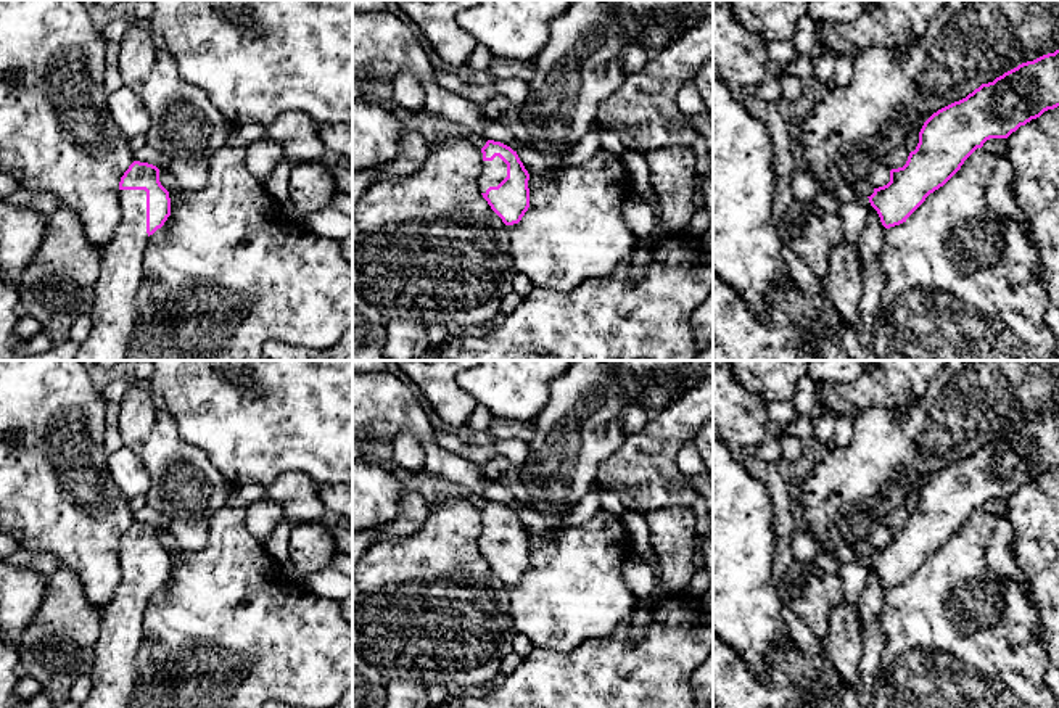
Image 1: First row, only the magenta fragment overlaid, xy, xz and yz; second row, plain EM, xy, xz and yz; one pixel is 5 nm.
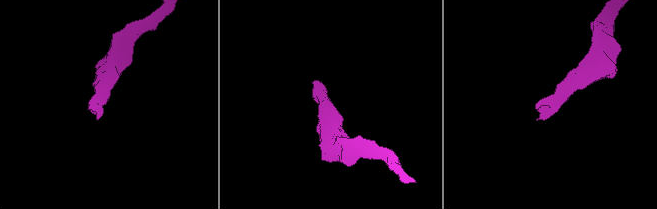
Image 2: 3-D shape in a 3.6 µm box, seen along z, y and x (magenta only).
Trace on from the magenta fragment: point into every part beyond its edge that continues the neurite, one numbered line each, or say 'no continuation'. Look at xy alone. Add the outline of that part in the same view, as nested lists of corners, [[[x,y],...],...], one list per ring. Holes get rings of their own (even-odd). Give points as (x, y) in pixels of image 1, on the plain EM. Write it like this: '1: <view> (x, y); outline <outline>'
1: xy (113, 678); outline [[[119,550],[121,582],[103,610],[90,692],[79,708],[129,708],[138,681],[137,655],[148,607],[146,552]]]

